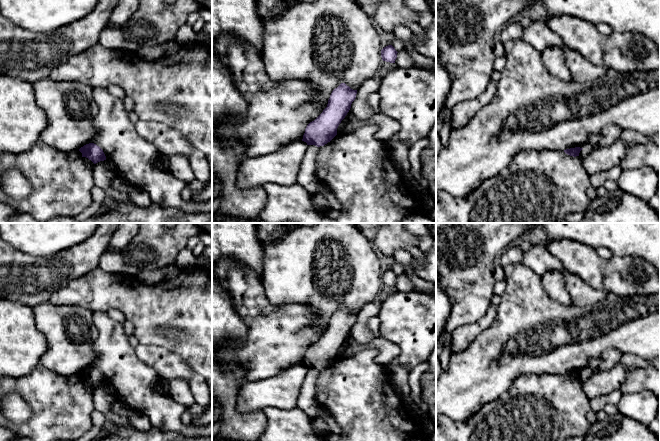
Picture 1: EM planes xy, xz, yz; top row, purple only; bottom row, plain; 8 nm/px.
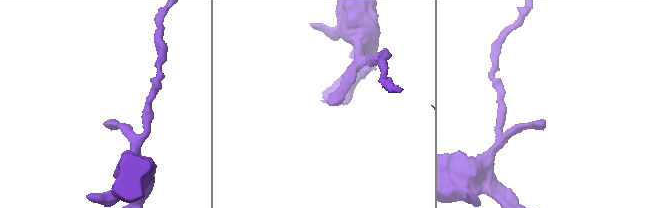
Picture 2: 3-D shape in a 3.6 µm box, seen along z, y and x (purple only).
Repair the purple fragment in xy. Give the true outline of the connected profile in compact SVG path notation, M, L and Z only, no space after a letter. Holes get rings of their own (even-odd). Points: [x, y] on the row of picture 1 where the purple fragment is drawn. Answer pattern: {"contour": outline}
{"contour": "M94 143L84 145L79 151L82 153L82 157L88 158L94 164L106 160L103 150Z"}

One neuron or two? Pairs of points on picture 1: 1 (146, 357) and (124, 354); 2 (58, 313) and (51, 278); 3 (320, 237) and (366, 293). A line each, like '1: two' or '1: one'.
1: two
2: two
3: one

